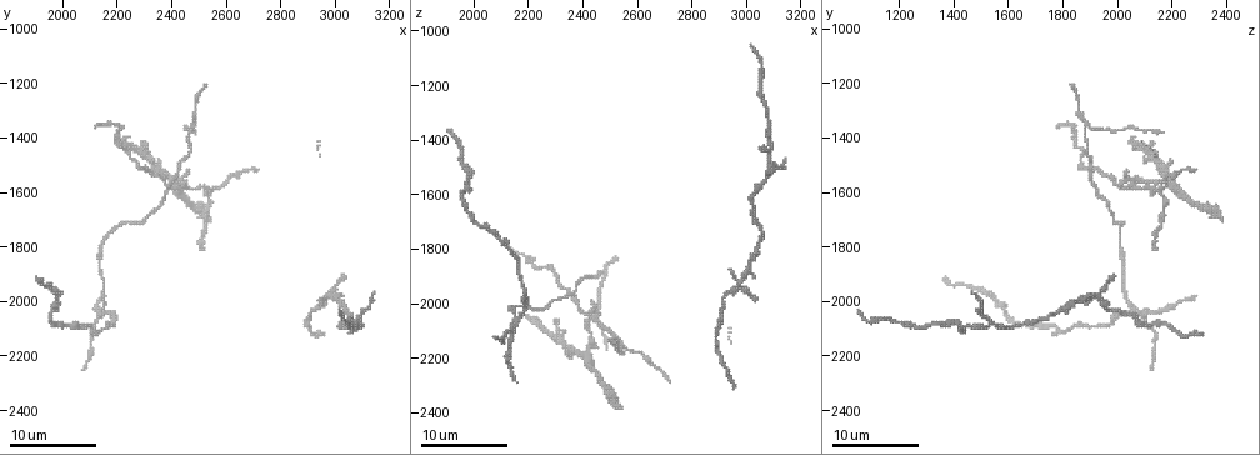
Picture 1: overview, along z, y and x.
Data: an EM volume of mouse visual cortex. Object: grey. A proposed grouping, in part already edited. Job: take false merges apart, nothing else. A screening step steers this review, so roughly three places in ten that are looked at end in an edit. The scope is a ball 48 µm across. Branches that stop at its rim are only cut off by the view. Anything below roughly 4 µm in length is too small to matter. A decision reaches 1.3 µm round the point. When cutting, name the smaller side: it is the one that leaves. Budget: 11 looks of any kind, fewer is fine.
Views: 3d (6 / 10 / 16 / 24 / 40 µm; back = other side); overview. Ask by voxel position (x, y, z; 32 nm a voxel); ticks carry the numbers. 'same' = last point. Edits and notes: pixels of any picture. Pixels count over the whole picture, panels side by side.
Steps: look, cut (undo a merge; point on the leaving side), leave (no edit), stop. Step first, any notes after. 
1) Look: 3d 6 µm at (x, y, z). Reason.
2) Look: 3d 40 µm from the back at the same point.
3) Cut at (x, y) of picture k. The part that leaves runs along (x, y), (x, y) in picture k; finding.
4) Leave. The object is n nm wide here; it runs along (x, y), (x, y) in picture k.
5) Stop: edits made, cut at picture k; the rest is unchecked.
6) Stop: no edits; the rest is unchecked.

Look: 3d 16 µm at (2530, 1600, 2150). Four arms meet.

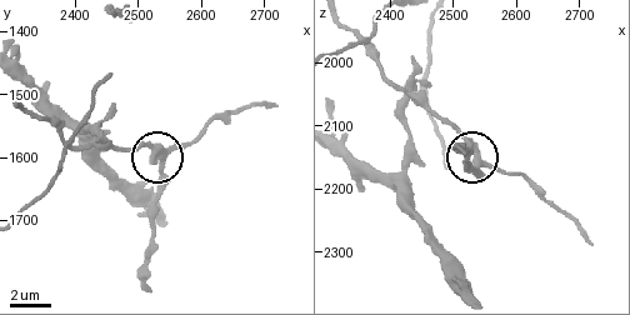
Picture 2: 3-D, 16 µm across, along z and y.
Leave. The object is 310 nm wide here; continuous, no second neuron.

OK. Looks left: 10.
Look: 3d 10 µm at (2480, 1360, 1890). Three-way junction.

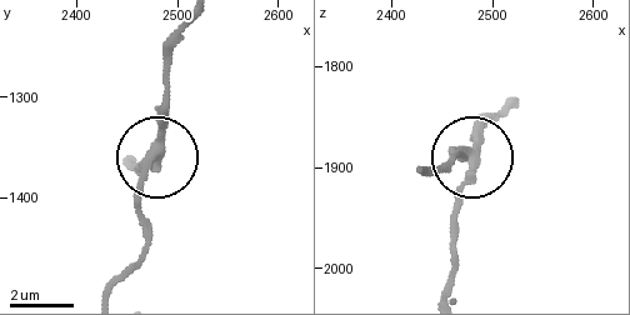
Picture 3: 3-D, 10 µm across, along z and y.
Leave. It runs along (109, 290), (149, 234), (141, 178), (158, 145), (165, 83) in picture 3; one neuron here.

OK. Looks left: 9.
Look: 3d 16 µm at (2170, 2040, 2050). A fork.

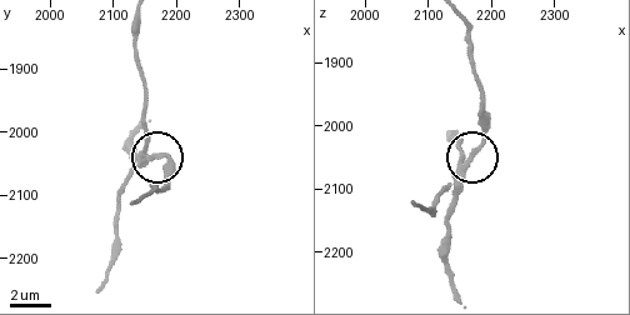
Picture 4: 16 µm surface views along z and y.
Cut at (126, 176) of picture 4. The side arm is 9 µm long; the part that leaves runs along (140, 153), (145, 139), (145, 84), (135, 49), (135, 24) in picture 4; a second neuron is stuck on.

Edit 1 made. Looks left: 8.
Look: overview. See it whole again.

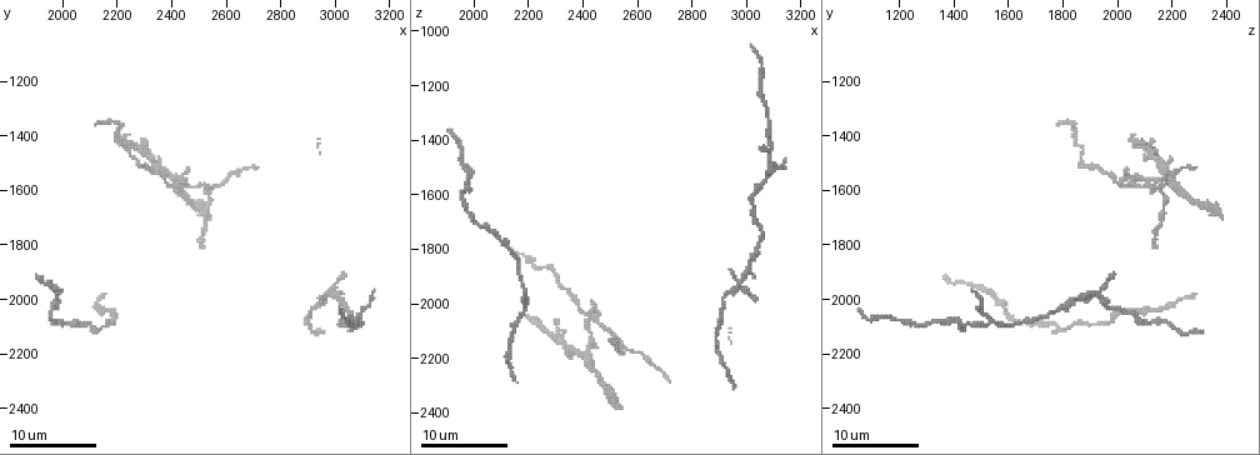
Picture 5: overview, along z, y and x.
Look: 3d 10 µm at (2980, 1980, 1920). Looks like a crossing.

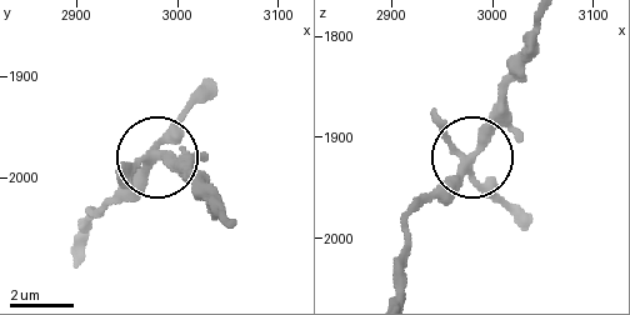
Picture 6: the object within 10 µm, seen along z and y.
Look: 3d 10 µm from the back at (2974, 1980, 1928).

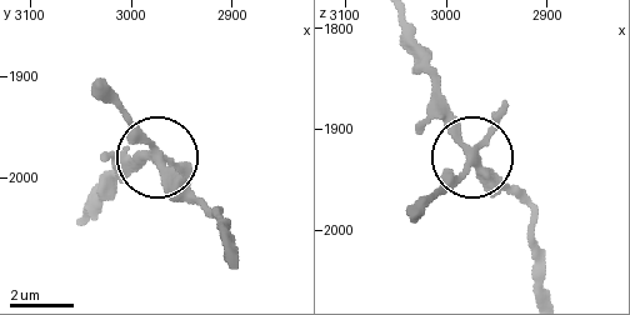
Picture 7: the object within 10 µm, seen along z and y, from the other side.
Leave. All the same neuron.

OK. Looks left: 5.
Look: 3d 6 µm at (2890, 2070, 2140).

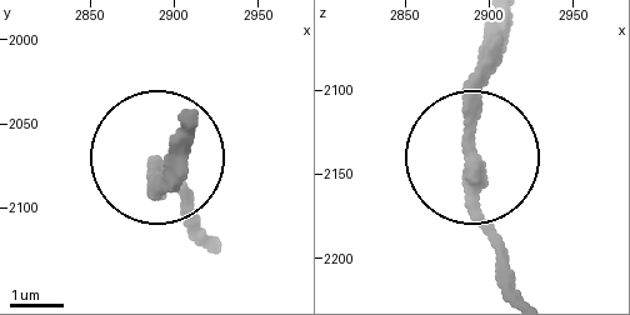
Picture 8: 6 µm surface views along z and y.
Look: 3d 6 µm from the back at the same point.

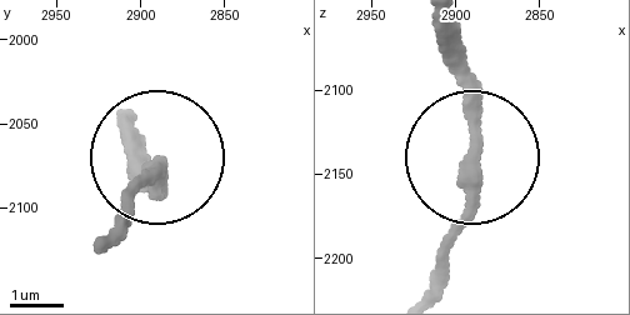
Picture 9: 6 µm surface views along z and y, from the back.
Leave. One neuron here.

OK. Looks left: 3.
Look: 3d 6 µm at (3070, 2080, 1530). Branch point.

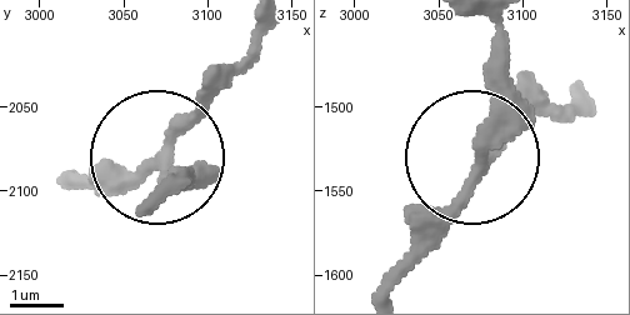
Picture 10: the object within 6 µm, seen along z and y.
Leave. The side arm is 5 µm long; it runs along (80, 178), (156, 155), (250, 60) in picture 10; one neuron here.

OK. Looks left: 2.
Stop: edits made, cut at picture 4; the rest is unchecked.

